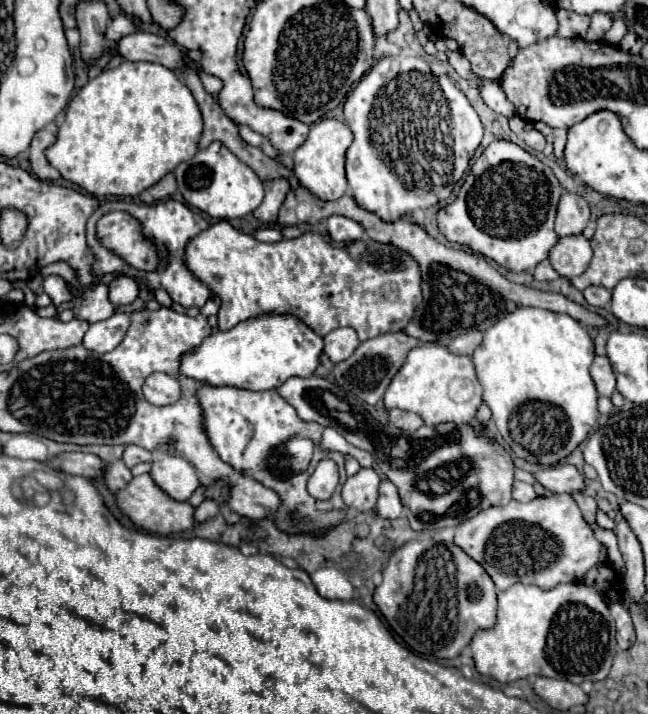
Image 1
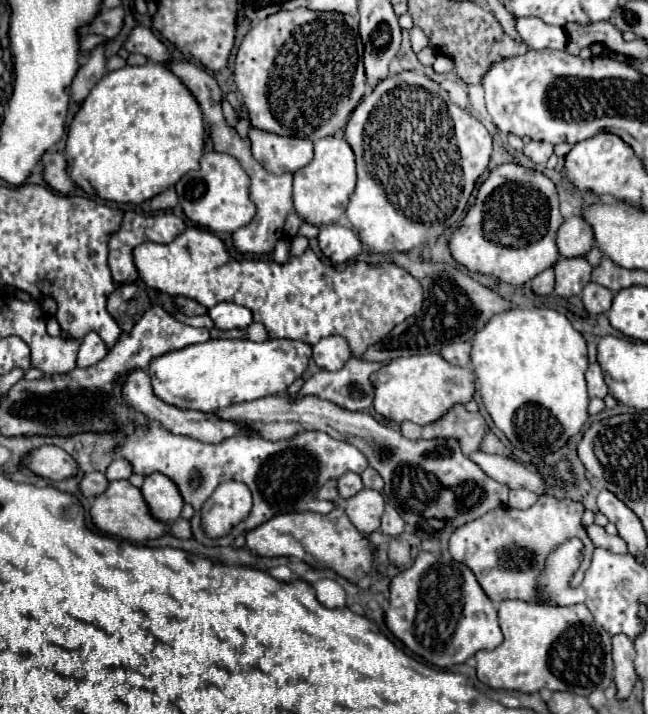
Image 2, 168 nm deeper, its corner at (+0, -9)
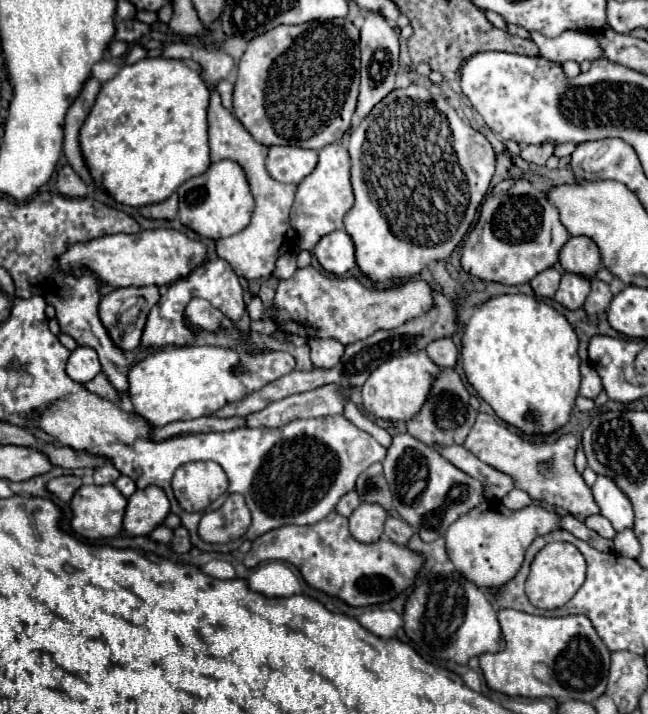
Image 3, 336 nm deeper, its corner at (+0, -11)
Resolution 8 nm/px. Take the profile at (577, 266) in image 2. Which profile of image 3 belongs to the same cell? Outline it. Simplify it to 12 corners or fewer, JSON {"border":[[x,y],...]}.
{"border":[[564,273],[554,299],[568,309],[584,305],[590,279]]}

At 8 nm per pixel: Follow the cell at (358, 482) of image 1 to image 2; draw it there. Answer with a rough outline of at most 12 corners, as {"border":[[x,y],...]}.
{"border":[[362,489],[344,503],[360,533],[380,529],[384,497]]}

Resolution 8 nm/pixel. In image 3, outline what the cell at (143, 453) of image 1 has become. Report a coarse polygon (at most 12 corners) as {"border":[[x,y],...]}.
{"border":[[112,463],[96,469],[94,483],[106,485],[120,477]]}

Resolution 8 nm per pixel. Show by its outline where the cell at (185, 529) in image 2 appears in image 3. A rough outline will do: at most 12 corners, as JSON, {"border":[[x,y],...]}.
{"border":[[160,525],[150,533],[158,543],[172,541],[172,529]]}

